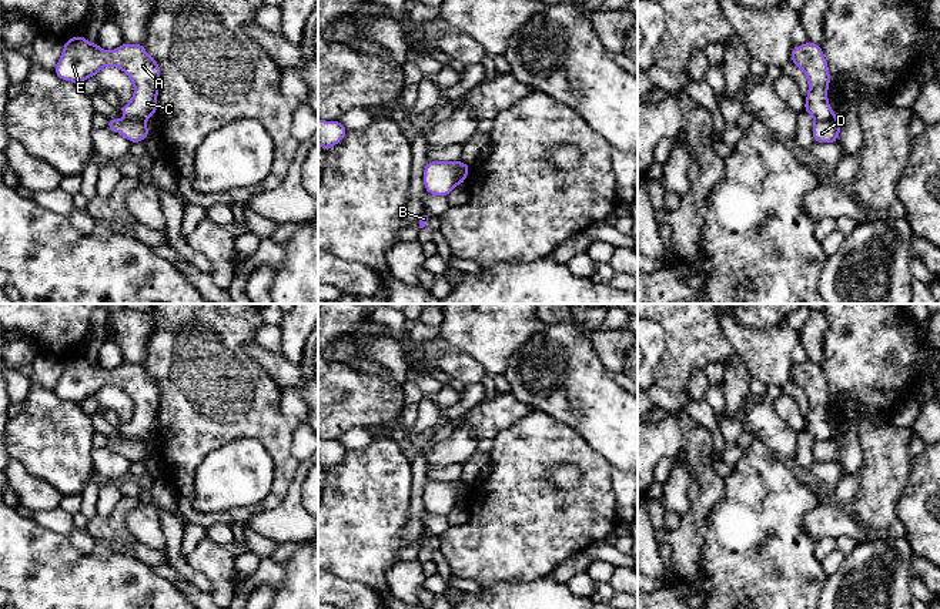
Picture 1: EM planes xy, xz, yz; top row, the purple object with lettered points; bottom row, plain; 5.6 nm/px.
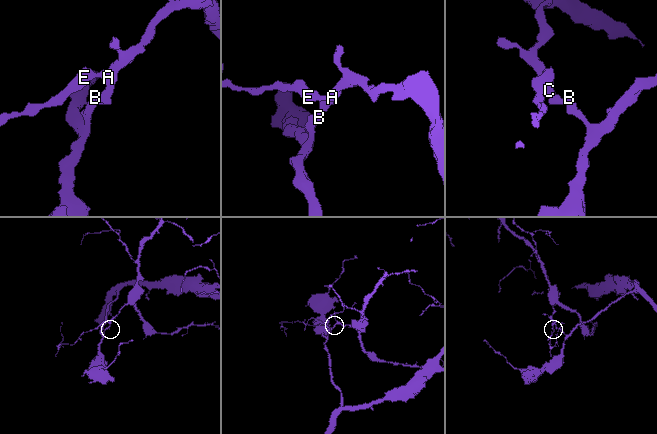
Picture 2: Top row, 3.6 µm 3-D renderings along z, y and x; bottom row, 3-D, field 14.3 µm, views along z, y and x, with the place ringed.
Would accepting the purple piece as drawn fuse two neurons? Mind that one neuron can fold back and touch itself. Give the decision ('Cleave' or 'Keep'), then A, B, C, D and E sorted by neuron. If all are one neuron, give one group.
Cleave. Groups: A C E / B D

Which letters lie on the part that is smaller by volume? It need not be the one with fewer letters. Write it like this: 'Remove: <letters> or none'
Remove: A, C, E

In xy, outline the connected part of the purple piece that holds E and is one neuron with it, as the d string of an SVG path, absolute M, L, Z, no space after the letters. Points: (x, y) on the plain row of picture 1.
M83 355L73 357L66 361L54 391L61 399L80 404L106 385L120 387L134 402L134 416L121 425L123 432L141 442L154 435L160 385L141 364L121 364L113 371L104 371Z

